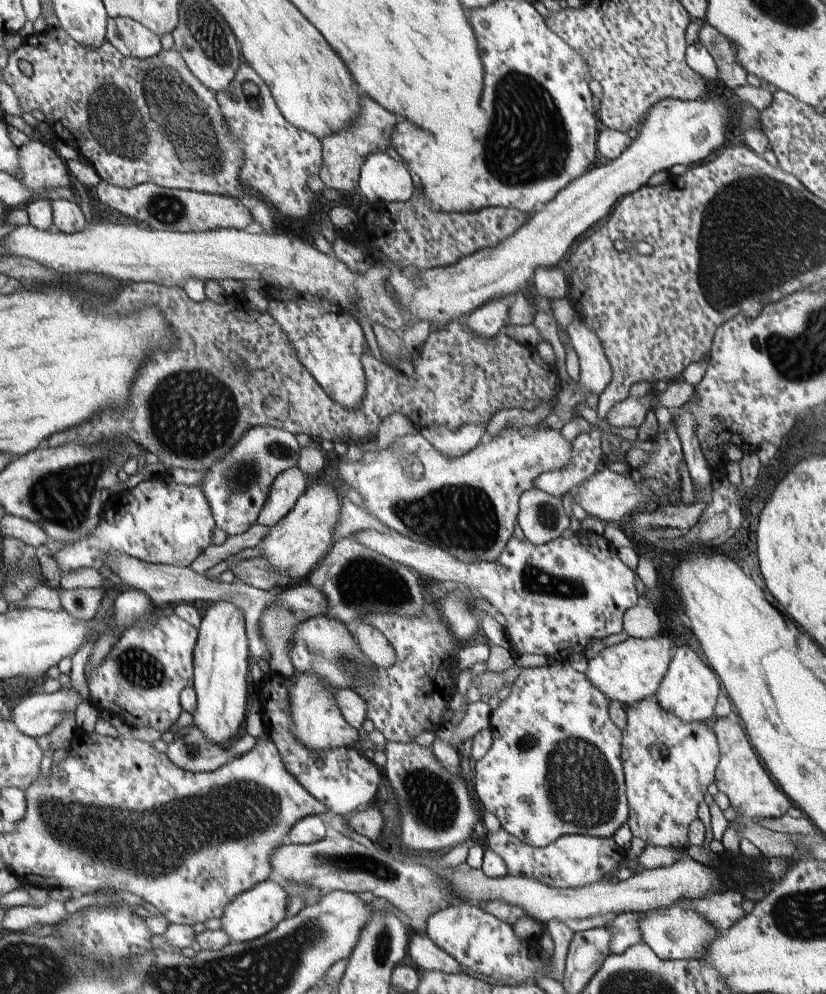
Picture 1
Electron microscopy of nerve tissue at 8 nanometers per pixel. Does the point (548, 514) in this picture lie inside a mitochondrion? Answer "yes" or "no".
yes

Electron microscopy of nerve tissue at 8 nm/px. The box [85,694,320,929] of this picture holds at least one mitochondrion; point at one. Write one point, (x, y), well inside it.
(194, 750)

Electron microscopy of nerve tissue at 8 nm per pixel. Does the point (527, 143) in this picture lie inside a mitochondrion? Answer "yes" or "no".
yes

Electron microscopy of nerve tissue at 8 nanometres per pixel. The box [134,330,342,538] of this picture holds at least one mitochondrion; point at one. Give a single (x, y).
(213, 418)

